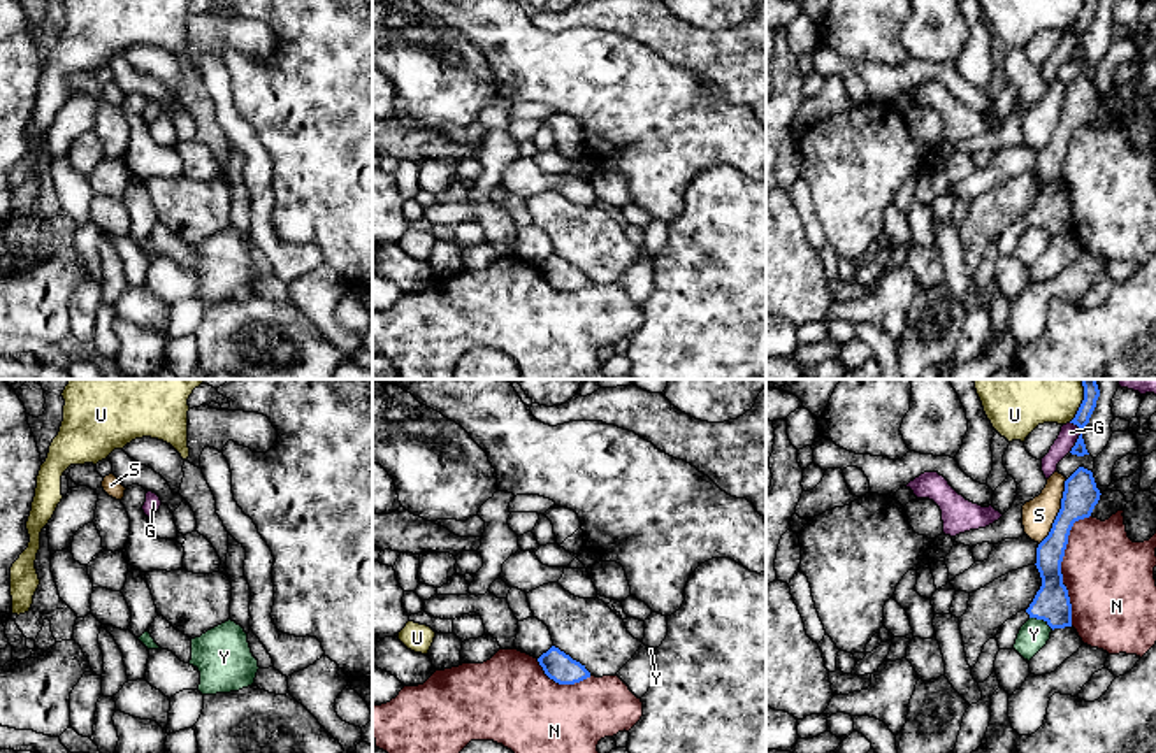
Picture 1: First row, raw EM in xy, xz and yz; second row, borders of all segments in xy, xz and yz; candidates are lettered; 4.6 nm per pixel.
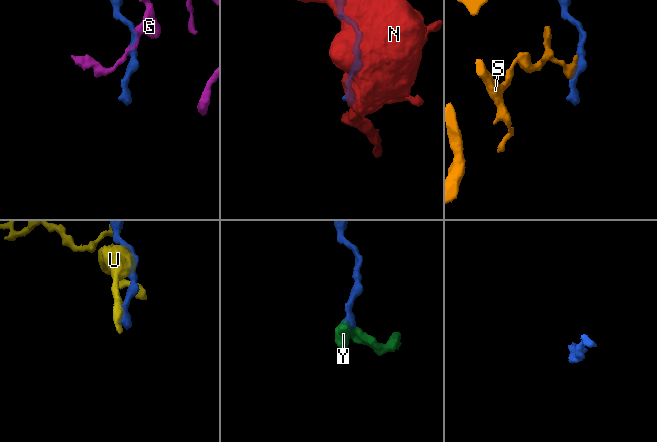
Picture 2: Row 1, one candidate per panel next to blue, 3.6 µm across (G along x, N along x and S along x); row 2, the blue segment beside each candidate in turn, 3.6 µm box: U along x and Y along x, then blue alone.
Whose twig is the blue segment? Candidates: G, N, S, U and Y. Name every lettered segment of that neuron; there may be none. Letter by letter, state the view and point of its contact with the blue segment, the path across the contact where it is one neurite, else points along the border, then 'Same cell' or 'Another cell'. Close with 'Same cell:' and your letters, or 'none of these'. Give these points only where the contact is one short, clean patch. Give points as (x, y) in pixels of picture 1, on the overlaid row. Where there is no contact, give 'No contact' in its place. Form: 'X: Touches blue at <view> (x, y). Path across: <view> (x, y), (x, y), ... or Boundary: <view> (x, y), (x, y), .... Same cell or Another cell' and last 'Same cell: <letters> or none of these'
G: Touches blue at yz (1079, 437). Boundary: yz (1072, 422), (1079, 429), (1079, 437), (1069, 451). Another cell
N: Touches blue at yz (1060, 567). Another cell
S: Touches blue at yz (1058, 513). Boundary: yz (1067, 480), (1062, 508), (1049, 534), (1039, 545). Another cell
U: Touches blue at yz (1083, 401). Boundary: yz (1083, 380), (1083, 402), (1069, 422). Another cell
Y: Touches blue at yz (1042, 618). Boundary: yz (1030, 616), (1042, 618), (1053, 629). Another cell
Same cell: none of these

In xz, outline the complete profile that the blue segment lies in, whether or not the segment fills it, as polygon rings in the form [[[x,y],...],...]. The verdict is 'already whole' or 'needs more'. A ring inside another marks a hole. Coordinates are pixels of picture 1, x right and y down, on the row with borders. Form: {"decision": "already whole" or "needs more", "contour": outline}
{"decision": "already whole", "contour": [[[552,646],[546,653],[538,658],[545,674],[559,685],[574,685],[587,678],[590,672],[580,662]]]}

